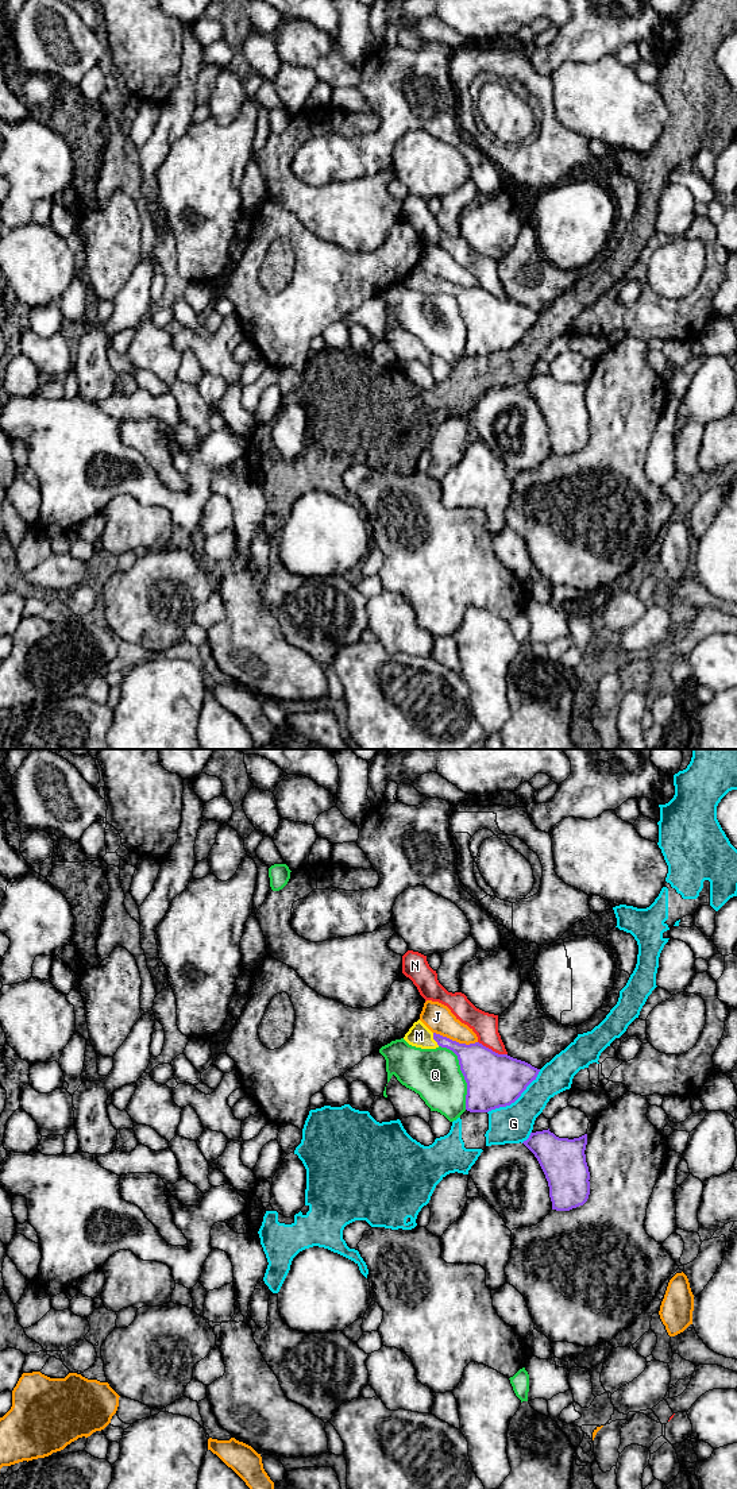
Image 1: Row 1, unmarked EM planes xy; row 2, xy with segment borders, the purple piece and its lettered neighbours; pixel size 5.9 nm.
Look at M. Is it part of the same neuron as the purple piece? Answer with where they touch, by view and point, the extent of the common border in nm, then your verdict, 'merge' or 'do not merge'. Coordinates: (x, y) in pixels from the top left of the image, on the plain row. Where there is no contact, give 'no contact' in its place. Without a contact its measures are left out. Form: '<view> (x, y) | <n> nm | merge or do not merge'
xy (435, 284) | 90 nm | merge

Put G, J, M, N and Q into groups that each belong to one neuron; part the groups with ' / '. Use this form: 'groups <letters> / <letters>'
groups G / J / M / N / Q

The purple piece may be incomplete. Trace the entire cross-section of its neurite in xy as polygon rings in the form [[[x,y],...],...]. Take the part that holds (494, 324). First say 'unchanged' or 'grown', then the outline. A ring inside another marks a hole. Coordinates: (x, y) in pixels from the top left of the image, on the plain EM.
grown; [[[420,263],[404,283],[421,293],[447,292],[458,300],[467,327],[466,354],[470,356],[489,356],[510,350],[540,316],[525,305],[498,298],[479,286],[459,288],[432,277]]]

